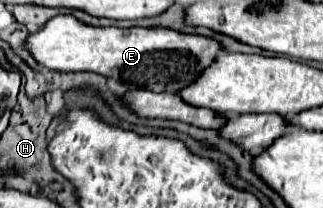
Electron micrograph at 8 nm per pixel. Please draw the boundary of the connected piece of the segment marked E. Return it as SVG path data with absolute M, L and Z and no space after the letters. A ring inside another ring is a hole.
M55 16L27 36L25 50L55 72L95 72L125 88L177 92L191 84L221 54L221 46L205 36L179 34L167 28L93 28L73 16Z

